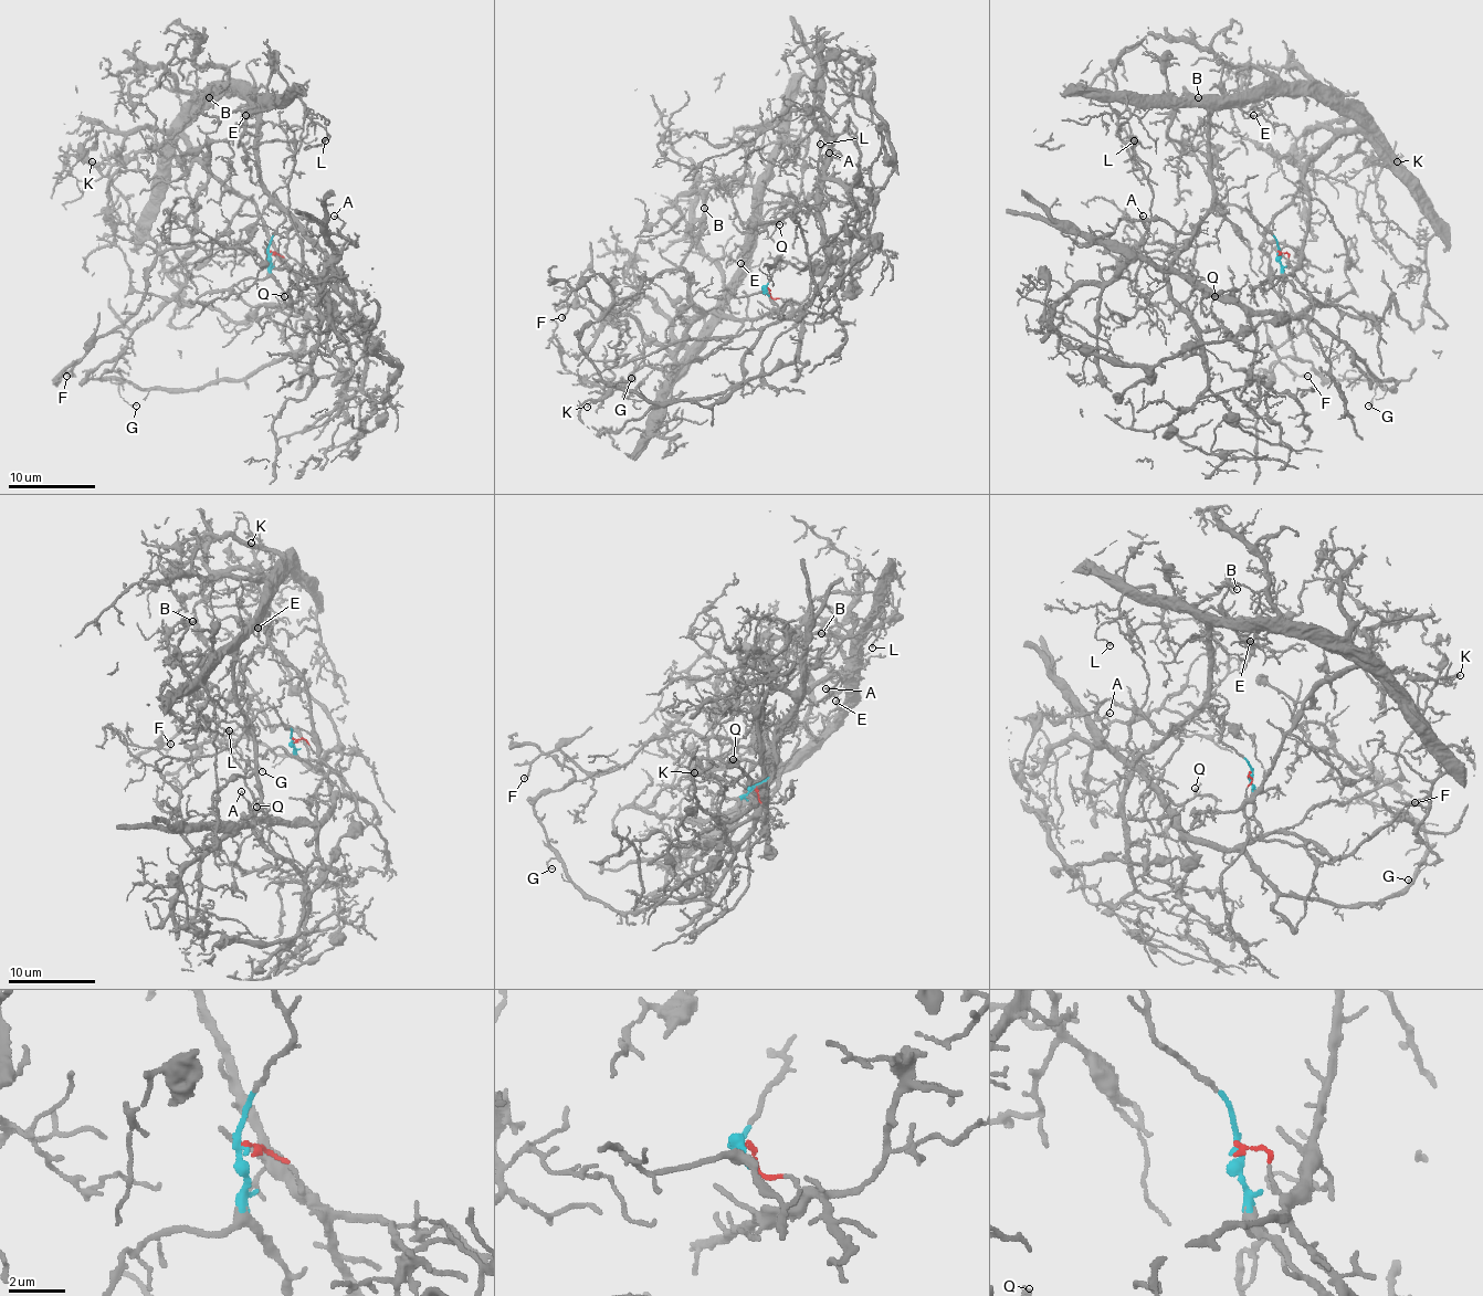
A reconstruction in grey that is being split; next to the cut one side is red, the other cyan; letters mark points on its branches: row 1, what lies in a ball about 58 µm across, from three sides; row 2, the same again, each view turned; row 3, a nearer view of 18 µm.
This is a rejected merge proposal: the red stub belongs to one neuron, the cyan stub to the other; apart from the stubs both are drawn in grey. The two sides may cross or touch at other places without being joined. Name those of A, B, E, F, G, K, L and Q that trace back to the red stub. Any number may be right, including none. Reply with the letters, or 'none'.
B, E, F, K, L

